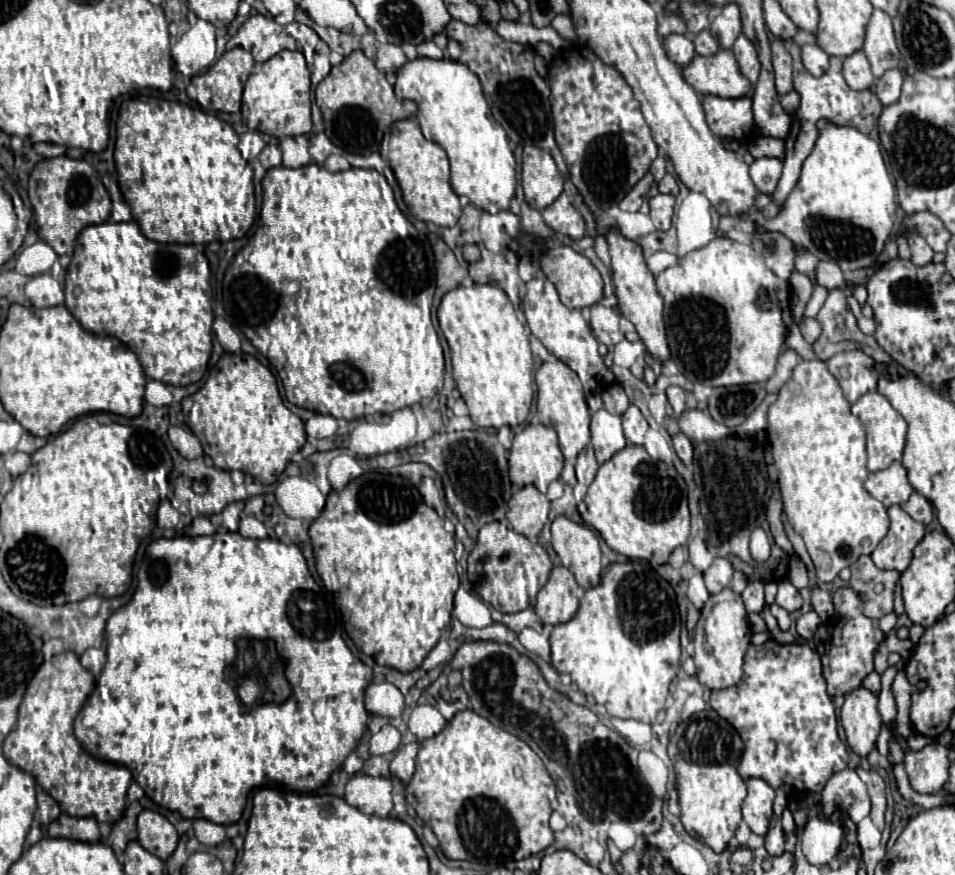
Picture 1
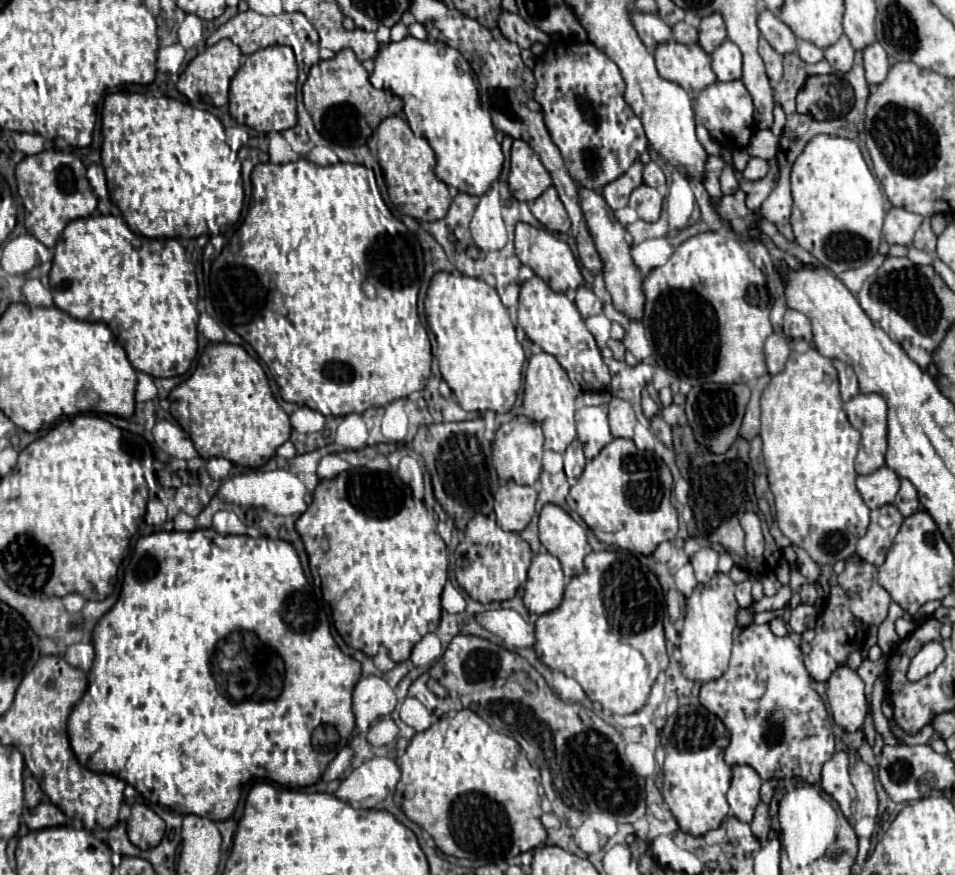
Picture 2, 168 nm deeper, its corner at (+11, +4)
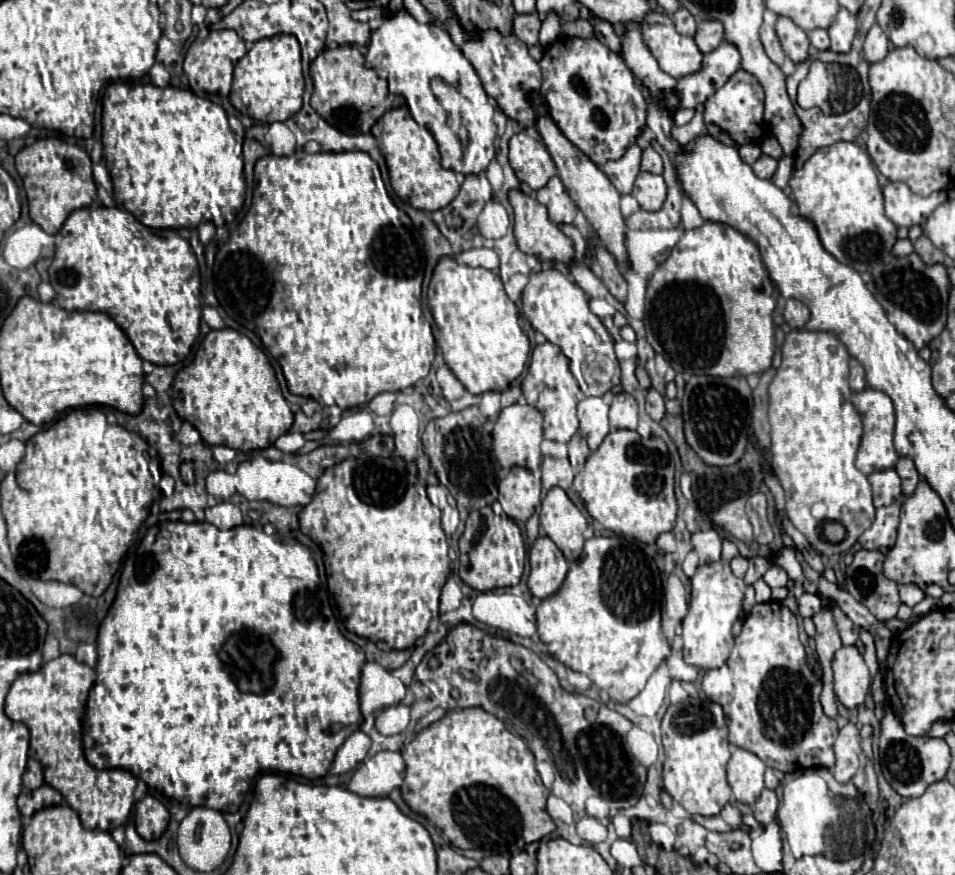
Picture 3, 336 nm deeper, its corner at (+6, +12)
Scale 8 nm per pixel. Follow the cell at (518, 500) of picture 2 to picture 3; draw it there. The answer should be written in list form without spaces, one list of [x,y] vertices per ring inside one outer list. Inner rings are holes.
[[[514,466],[498,484],[502,510],[516,522],[526,522],[542,501],[541,481],[526,468]]]

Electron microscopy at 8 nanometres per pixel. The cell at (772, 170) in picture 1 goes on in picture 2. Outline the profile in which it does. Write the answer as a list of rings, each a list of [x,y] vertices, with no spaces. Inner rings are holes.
[[[751,158],[749,164],[747,164],[747,168],[745,168],[745,172],[743,172],[743,178],[755,182],[755,180],[765,178],[767,170],[769,170],[769,164],[767,164],[765,160],[761,160],[761,158]]]

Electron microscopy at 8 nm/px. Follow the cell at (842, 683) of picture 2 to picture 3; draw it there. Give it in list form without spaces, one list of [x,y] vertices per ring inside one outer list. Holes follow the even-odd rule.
[[[842,646],[832,660],[834,670],[834,692],[838,700],[854,710],[864,704],[870,690],[870,674],[862,654],[856,646]]]

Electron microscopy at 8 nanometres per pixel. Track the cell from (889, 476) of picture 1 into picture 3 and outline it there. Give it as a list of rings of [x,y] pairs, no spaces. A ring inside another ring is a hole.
[[[894,468],[890,470],[880,470],[880,472],[872,472],[868,476],[870,484],[872,484],[872,492],[874,492],[874,506],[888,506],[894,500],[898,500],[902,496],[900,492],[900,478],[896,474]]]

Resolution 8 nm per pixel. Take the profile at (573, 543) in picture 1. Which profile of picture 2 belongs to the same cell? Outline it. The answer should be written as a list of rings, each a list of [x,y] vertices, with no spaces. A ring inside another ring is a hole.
[[[545,504],[538,520],[539,540],[553,554],[565,572],[565,578],[573,578],[573,574],[581,574],[587,532],[581,524],[577,524],[563,508],[557,504]]]

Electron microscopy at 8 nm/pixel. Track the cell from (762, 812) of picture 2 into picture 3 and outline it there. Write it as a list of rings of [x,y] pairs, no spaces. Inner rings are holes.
[[[764,788],[762,796],[758,798],[758,802],[754,804],[754,818],[762,824],[768,826],[770,822],[774,822],[776,818],[776,808],[778,808],[778,798],[772,790]]]

